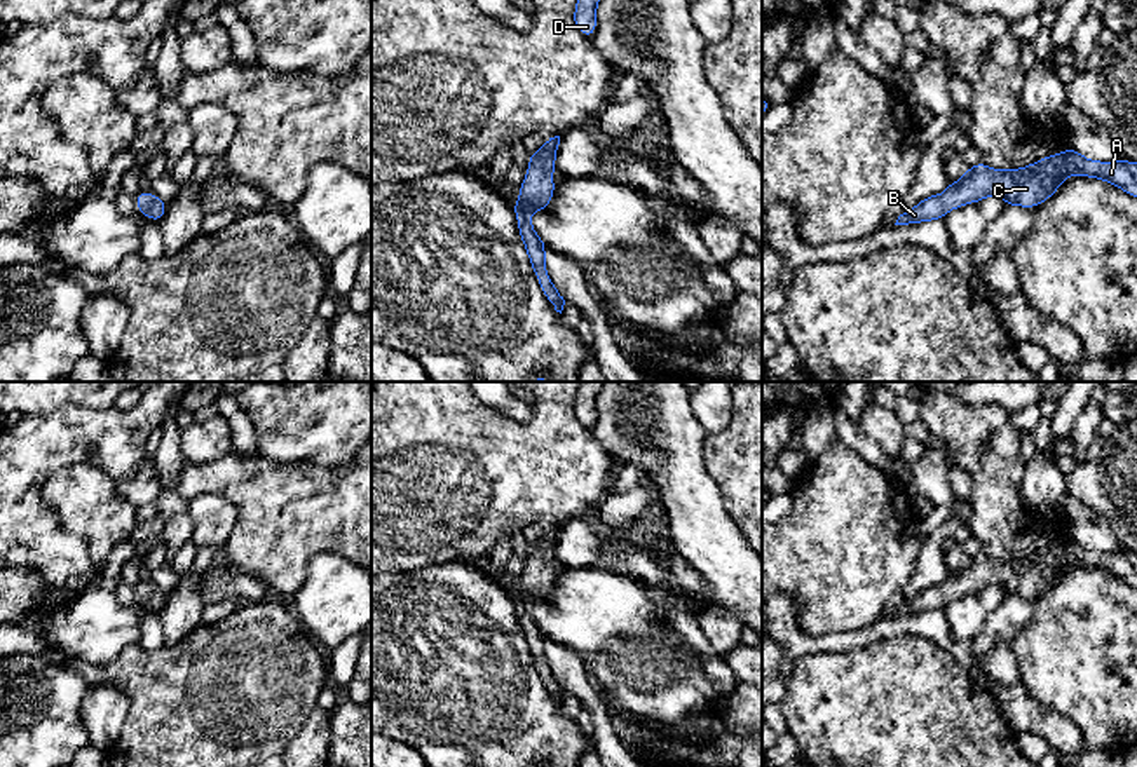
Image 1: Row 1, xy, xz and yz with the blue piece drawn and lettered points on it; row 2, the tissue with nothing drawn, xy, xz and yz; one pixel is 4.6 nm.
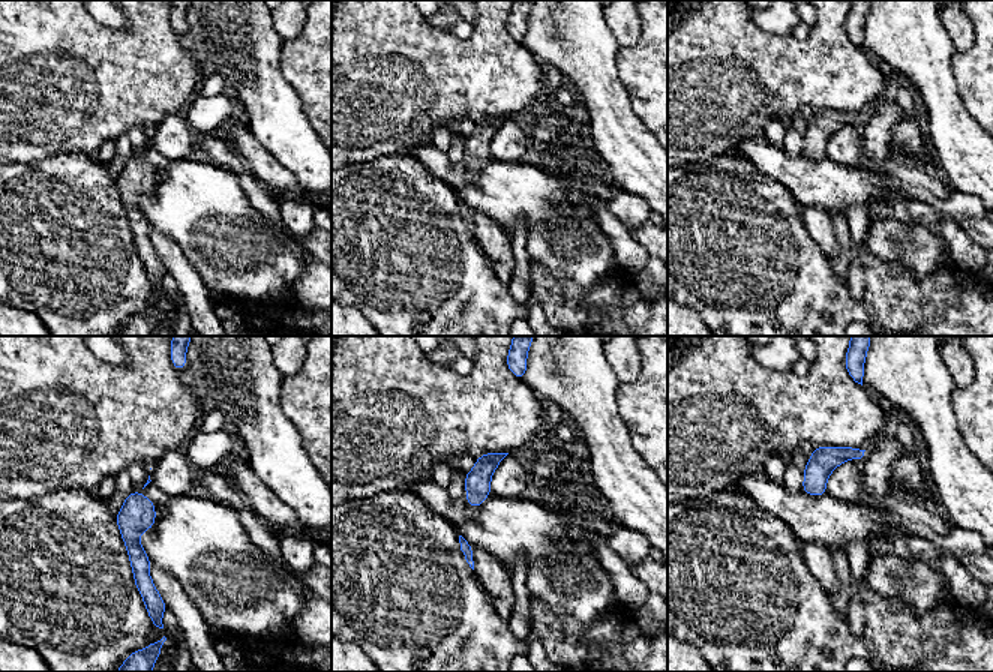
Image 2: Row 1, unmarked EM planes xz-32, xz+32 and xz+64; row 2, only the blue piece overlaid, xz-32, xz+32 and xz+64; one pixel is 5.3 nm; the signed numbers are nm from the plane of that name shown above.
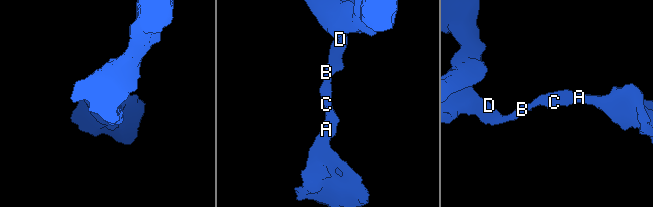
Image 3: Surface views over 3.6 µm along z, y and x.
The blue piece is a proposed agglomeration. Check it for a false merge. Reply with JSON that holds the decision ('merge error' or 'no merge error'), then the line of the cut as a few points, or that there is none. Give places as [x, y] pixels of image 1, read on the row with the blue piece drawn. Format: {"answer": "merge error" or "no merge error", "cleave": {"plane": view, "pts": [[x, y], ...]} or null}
{"answer": "no merge error", "cleave": null}

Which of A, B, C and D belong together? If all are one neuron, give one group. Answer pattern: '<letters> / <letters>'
A B C D

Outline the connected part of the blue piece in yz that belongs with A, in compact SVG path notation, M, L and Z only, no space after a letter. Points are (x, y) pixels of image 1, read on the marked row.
M1067 148L1022 169L997 171L978 162L959 181L950 183L942 195L926 197L914 209L903 211L895 225L943 220L949 209L989 195L1001 195L1006 206L1034 207L1052 197L1071 174L1100 178L1137 197L1135 162L1088 160Z

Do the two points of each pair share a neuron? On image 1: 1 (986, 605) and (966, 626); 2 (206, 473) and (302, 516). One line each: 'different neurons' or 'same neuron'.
1: same neuron
2: same neuron

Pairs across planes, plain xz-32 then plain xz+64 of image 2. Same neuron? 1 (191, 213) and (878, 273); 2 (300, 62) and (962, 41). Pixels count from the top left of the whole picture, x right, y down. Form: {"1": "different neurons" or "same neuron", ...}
{"1": "different neurons", "2": "different neurons"}

